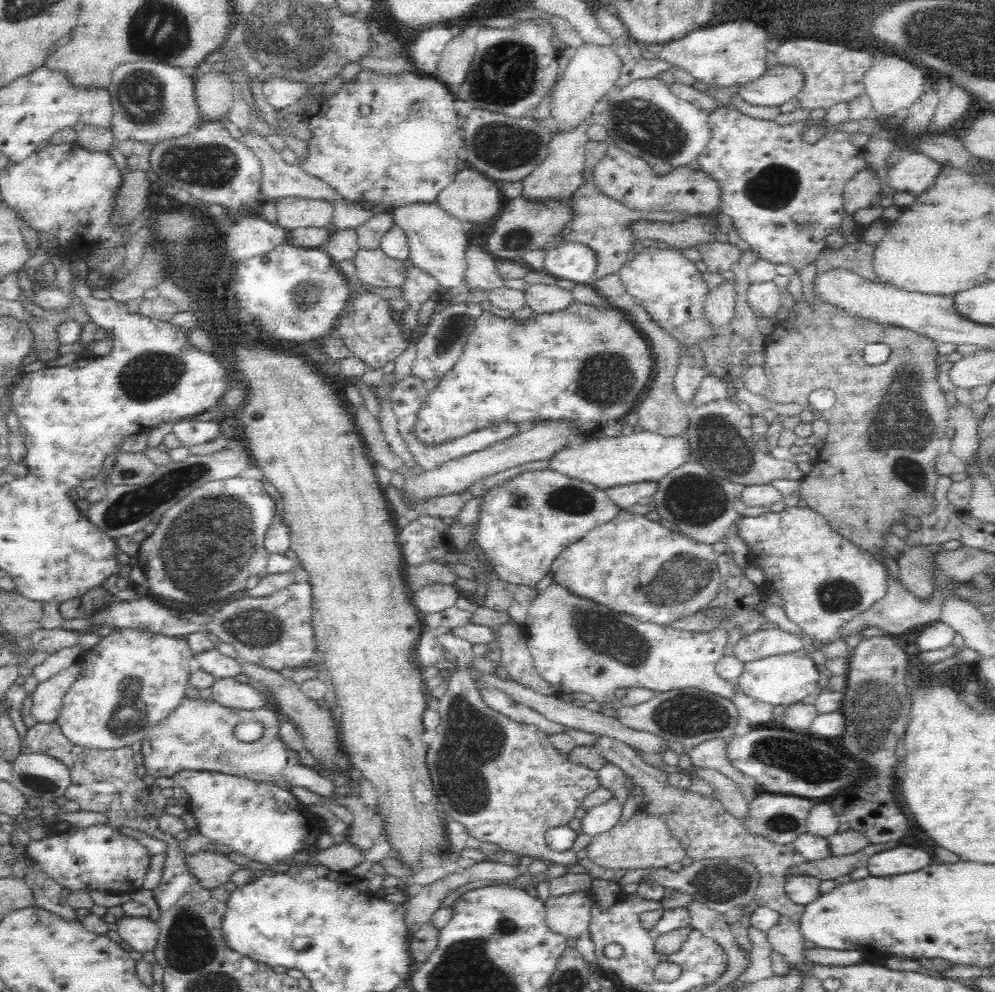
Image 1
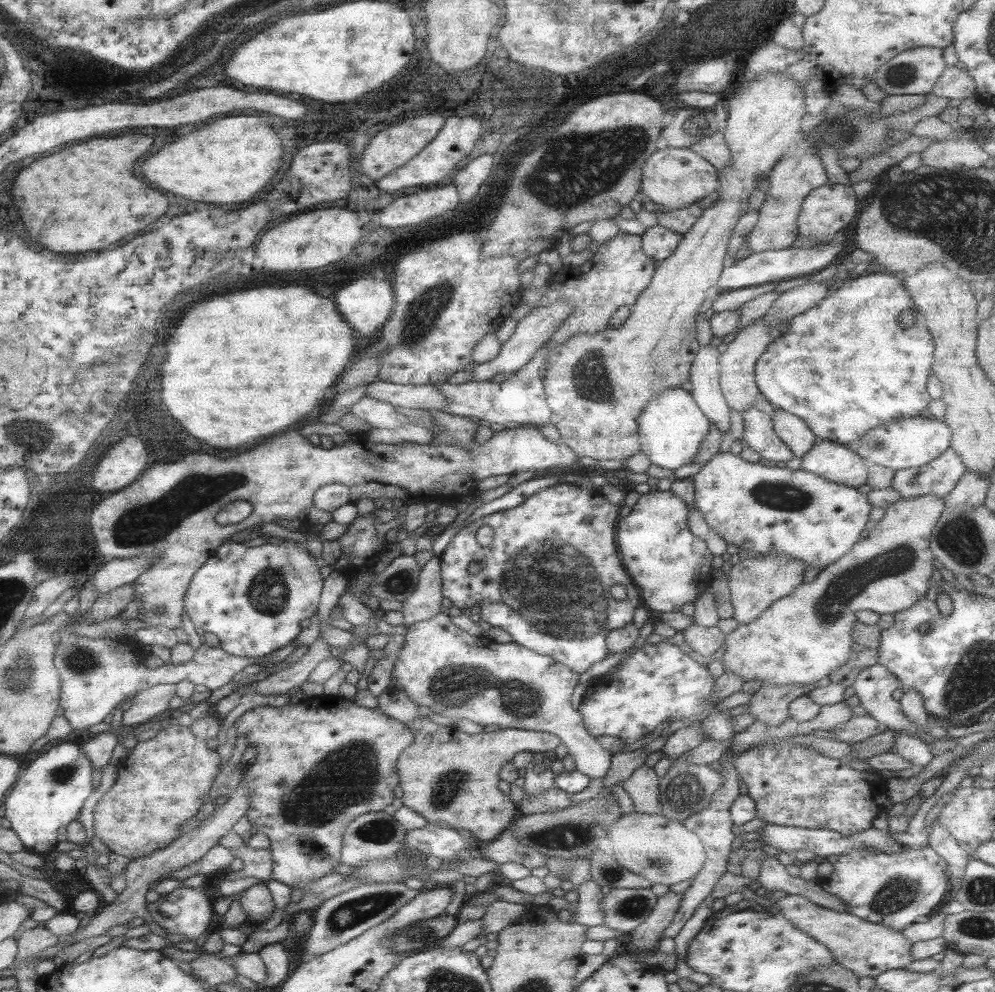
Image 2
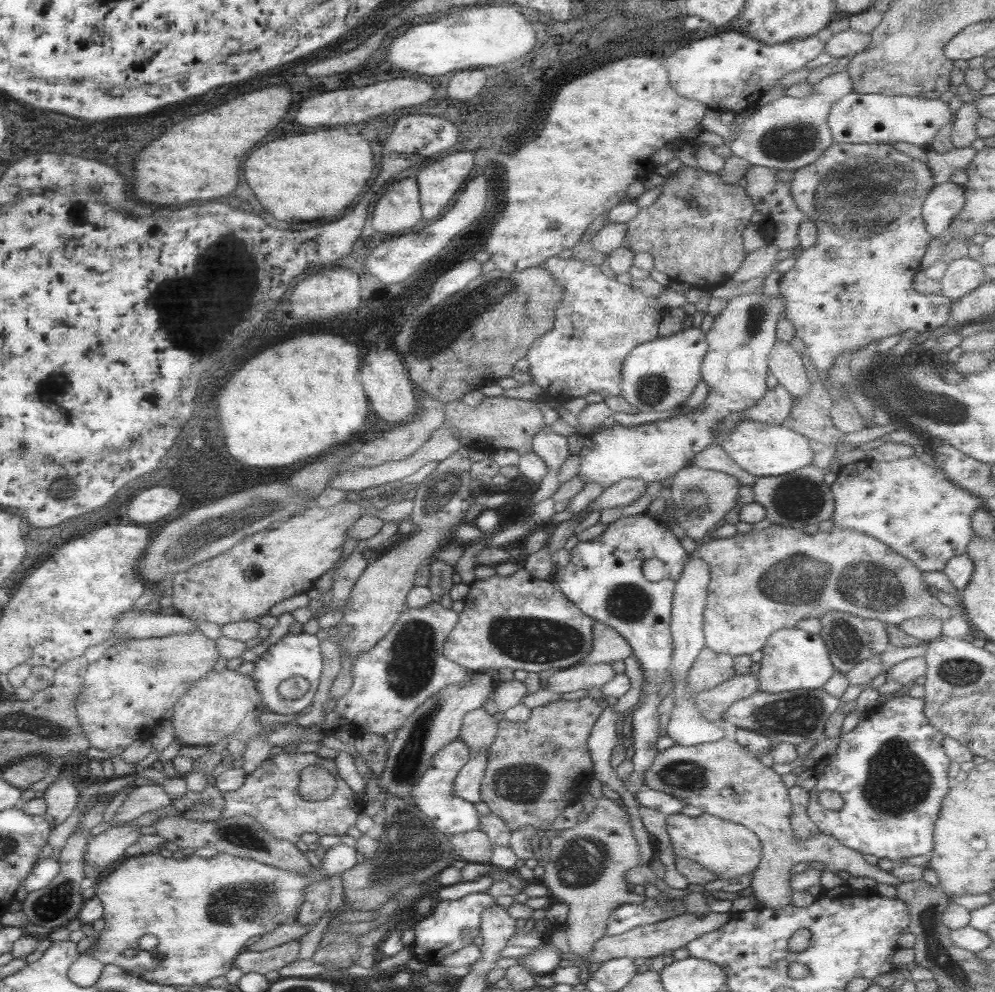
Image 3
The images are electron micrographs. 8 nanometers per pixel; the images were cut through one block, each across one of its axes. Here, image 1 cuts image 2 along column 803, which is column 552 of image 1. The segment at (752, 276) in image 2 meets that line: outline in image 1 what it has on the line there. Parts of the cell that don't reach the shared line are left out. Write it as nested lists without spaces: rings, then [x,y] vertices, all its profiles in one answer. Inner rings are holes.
[[[561,242],[548,251],[543,262],[544,272],[556,279],[590,285],[598,268],[597,253],[582,242]]]

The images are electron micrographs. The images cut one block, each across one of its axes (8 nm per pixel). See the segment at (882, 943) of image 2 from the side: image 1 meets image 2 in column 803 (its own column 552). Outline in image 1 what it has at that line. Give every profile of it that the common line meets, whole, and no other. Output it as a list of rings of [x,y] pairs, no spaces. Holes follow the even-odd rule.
[[[592,891],[574,892],[558,898],[550,897],[545,902],[545,923],[549,932],[554,932],[566,941],[578,941],[588,933],[591,921]]]

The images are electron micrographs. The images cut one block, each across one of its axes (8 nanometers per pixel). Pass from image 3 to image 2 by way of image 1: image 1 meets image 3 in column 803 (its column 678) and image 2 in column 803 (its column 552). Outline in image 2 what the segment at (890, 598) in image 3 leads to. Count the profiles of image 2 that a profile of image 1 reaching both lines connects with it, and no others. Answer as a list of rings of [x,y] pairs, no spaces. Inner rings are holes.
[[[749,555],[733,565],[727,572],[732,618],[736,624],[743,625],[755,620],[774,600],[788,596],[802,583],[805,565],[797,559],[779,555]]]

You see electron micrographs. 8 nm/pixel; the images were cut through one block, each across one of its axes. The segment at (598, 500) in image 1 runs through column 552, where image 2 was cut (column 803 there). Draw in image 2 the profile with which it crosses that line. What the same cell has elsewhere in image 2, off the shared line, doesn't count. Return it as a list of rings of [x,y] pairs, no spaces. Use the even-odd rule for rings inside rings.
[[[717,451],[714,456],[708,460],[697,474],[693,475],[691,478],[693,482],[694,495],[693,504],[695,508],[701,512],[703,515],[703,520],[707,523],[707,526],[711,530],[715,531],[717,536],[720,536],[726,544],[733,544],[733,546],[738,546],[739,549],[745,549],[750,552],[751,555],[755,553],[760,553],[761,555],[771,555],[772,557],[778,557],[783,555],[786,557],[791,557],[800,560],[805,566],[823,566],[825,568],[828,564],[835,562],[839,557],[847,552],[860,538],[861,532],[863,532],[863,526],[867,522],[867,515],[872,506],[869,504],[865,493],[859,493],[855,491],[856,488],[851,488],[848,486],[843,486],[840,484],[835,484],[833,482],[827,482],[823,478],[815,476],[805,470],[791,470],[787,468],[777,468],[777,467],[765,467],[761,464],[752,464],[751,462],[745,462],[739,456],[729,452],[719,452]]]

